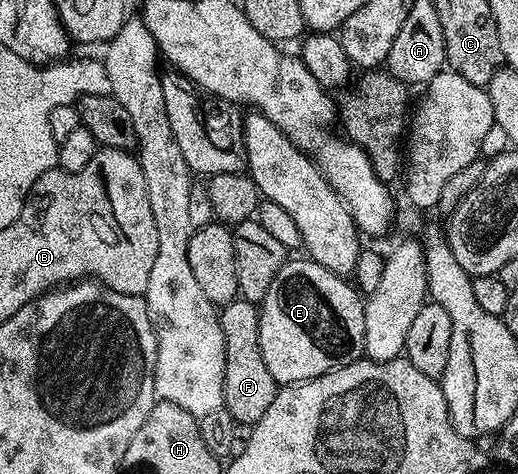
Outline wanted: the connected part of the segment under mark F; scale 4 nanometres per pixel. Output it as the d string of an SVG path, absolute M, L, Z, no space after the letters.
M237 299L223 306L218 316L224 336L224 408L237 426L251 427L266 415L278 388L274 375L270 375L270 367L266 367L262 359L260 314L253 302Z

